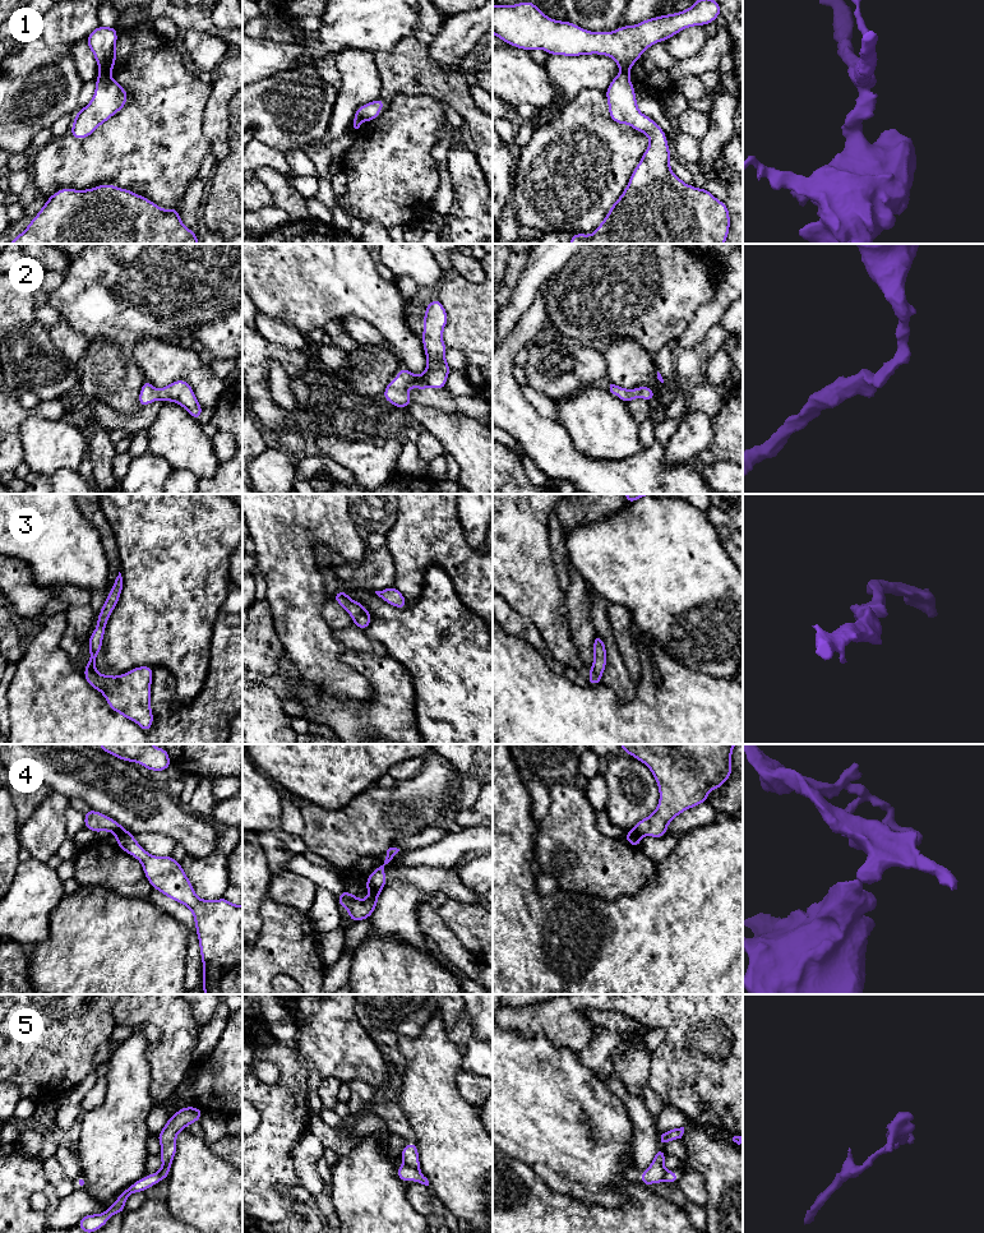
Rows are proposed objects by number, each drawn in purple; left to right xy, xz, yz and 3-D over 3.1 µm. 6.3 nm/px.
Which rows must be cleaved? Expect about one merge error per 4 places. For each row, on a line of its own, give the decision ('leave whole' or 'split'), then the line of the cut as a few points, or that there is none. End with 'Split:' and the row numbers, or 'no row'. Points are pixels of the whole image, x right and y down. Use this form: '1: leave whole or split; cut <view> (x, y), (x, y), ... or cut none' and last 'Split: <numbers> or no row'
1: split; cut xy (101, 72), (109, 73)
2: leave whole; cut none
3: leave whole; cut none
4: split; cut xz (366, 886), (378, 892)
5: split; cut xz (406, 1164), (417, 1169)
Split: 1, 4, 5

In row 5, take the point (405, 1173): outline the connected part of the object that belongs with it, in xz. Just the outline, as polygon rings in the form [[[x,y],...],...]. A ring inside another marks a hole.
[[[401,1165],[396,1170],[396,1173],[397,1173],[397,1177],[405,1183],[407,1183],[412,1178],[415,1183],[429,1186],[428,1178],[420,1172],[420,1169],[414,1169],[407,1165]]]

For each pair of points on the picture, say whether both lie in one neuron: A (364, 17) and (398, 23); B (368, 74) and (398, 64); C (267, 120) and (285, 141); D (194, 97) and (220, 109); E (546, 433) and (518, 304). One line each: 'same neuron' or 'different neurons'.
A: same neuron
B: different neurons
C: same neuron
D: different neurons
E: different neurons

